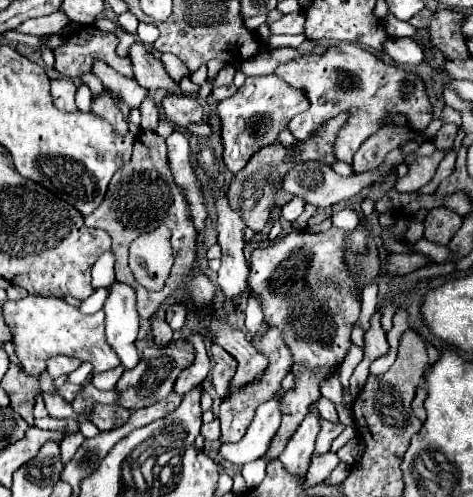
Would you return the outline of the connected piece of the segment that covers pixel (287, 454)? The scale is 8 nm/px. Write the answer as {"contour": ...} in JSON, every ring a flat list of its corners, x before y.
{"contour":[[312,405,310,413,306,415,306,419,298,427,298,431,290,437,284,453,280,455,280,461,290,475,294,475,298,479,306,477,308,467,310,467,310,457,314,453,314,441,316,441,318,431,320,431,318,411,316,411,316,405]]}

